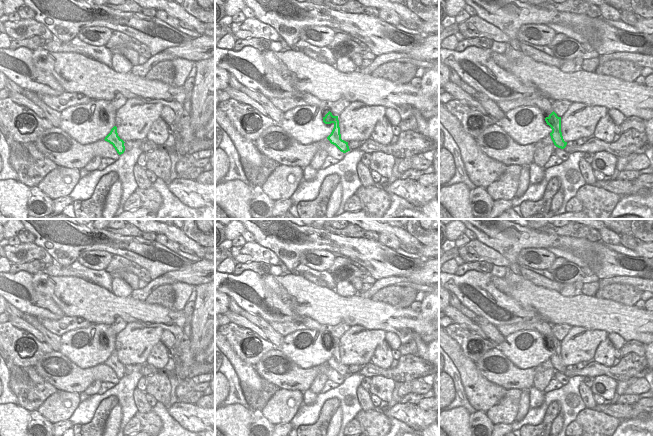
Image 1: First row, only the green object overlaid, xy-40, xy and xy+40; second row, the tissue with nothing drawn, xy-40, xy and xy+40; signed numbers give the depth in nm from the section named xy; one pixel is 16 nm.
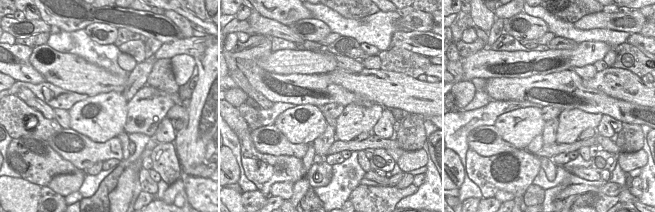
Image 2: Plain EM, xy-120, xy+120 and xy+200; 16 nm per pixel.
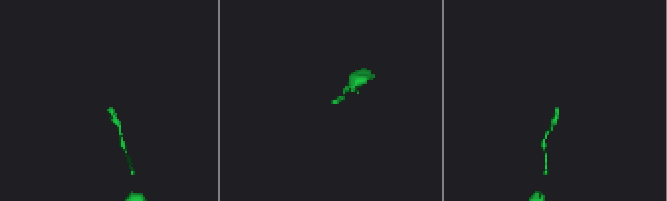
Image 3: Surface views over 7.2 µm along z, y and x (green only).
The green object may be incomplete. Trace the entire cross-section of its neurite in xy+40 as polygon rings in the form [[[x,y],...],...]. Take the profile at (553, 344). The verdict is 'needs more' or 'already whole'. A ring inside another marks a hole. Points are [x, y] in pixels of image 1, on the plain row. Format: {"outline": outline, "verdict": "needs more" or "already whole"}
{"outline": [[[542,320],[536,321],[534,323],[526,321],[510,325],[500,325],[497,326],[497,329],[504,337],[523,330],[532,330],[541,333],[543,335],[544,343],[547,349],[549,349],[552,353],[550,360],[554,369],[561,373],[566,371],[567,366],[564,365],[561,356],[561,341],[558,341],[553,335],[552,325],[550,323]]], "verdict": "needs more"}

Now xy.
{"outline": [[[297,316],[288,322],[270,322],[270,326],[283,337],[298,330],[320,330],[324,333],[322,340],[325,348],[334,348],[331,358],[327,361],[331,368],[335,369],[341,376],[350,375],[348,366],[341,363],[338,340],[333,340],[329,335],[329,326],[322,325],[309,317]]], "verdict": "needs more"}

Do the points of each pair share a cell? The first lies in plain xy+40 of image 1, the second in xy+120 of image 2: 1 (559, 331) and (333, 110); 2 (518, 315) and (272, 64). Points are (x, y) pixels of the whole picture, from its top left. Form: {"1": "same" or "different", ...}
{"1": "same", "2": "different"}

